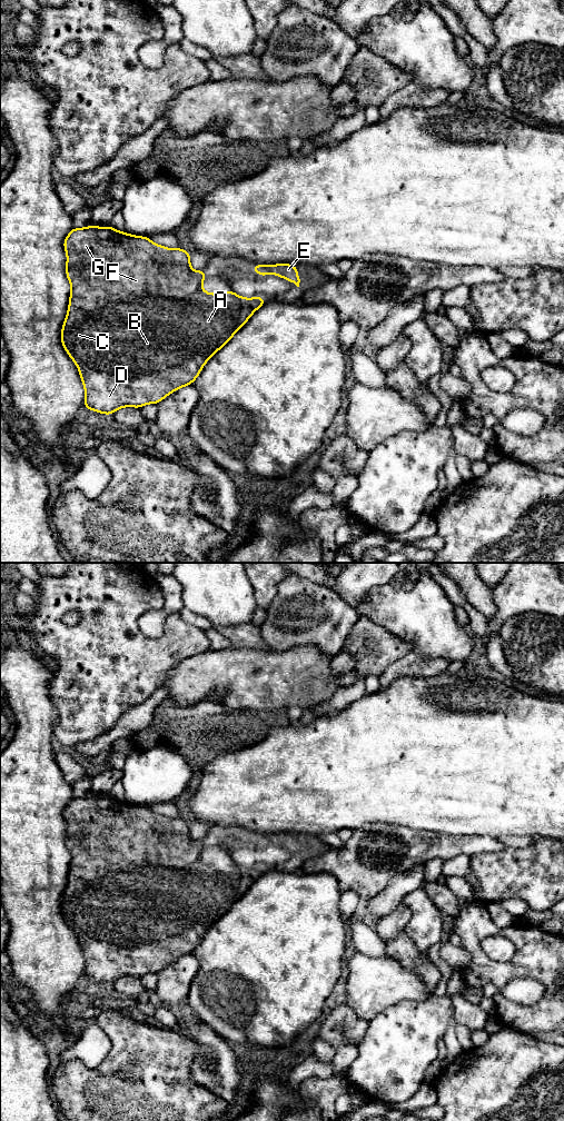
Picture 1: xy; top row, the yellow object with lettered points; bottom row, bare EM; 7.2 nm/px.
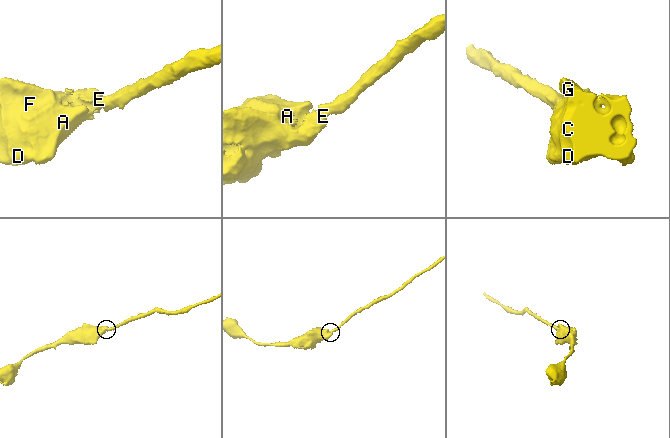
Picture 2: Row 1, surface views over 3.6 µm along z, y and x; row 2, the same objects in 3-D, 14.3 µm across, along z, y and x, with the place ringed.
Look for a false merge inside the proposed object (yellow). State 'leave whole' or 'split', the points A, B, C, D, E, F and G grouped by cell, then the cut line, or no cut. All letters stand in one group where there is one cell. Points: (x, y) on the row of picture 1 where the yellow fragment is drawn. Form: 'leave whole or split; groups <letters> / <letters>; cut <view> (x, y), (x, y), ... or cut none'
leave whole; groups A B C D E F G; cut none

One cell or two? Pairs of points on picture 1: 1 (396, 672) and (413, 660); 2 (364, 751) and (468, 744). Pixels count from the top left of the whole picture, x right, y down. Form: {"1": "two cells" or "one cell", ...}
{"1": "one cell", "2": "one cell"}

